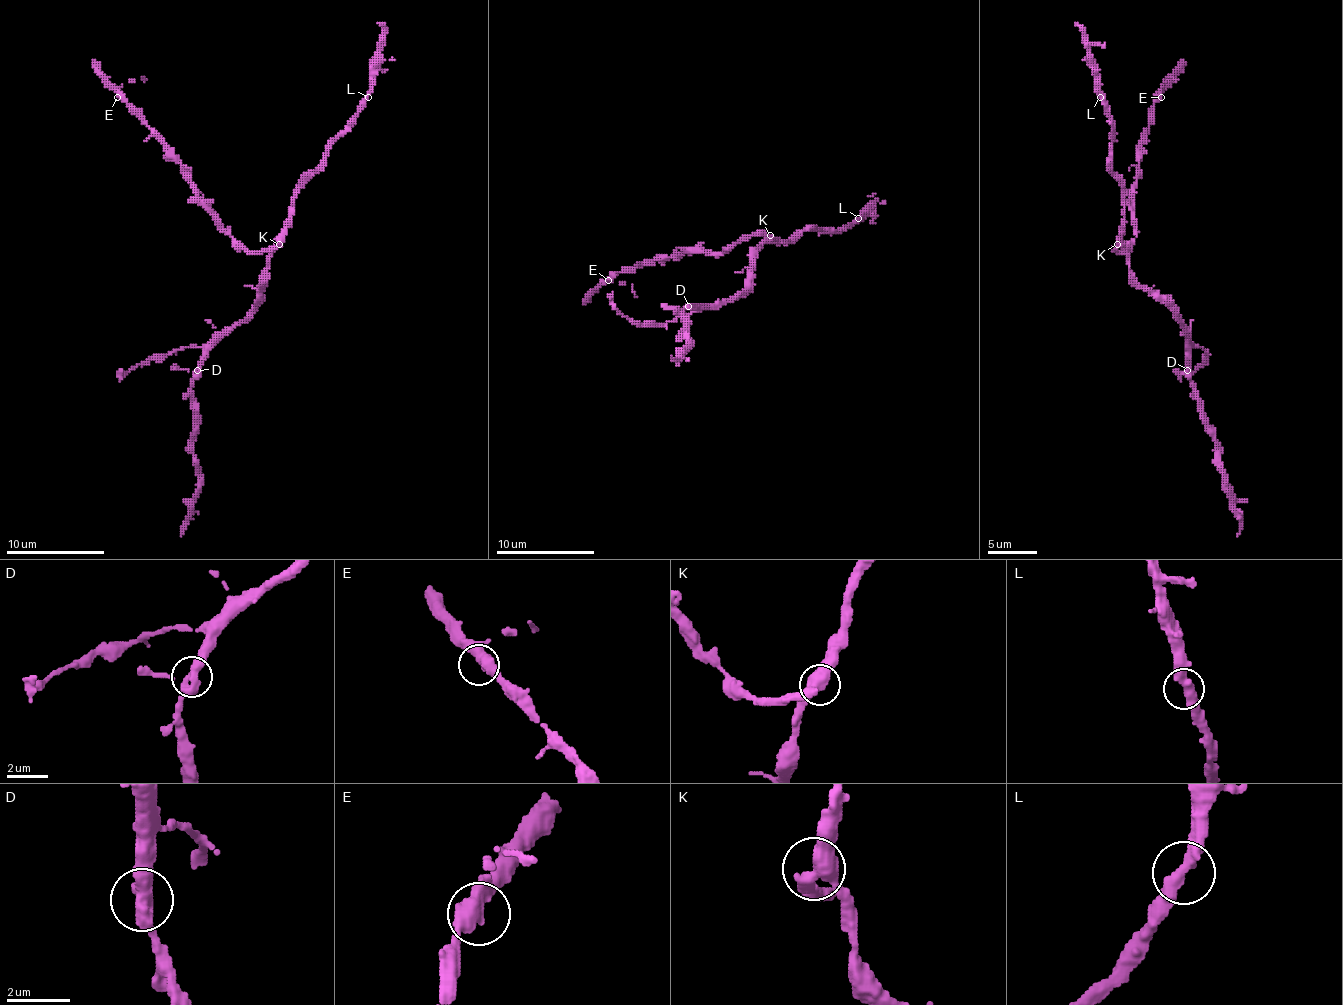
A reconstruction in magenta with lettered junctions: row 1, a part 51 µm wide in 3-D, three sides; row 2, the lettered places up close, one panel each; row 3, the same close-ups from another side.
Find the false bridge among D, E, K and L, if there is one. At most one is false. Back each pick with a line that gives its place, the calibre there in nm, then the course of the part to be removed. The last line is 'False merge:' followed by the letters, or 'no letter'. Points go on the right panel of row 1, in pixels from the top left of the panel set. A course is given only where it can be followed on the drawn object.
False merge: no letter

